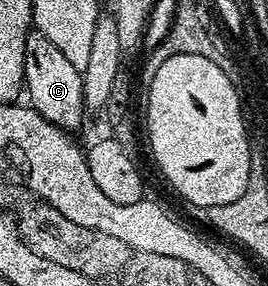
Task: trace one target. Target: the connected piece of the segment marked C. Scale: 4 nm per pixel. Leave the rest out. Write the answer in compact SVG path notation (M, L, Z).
M38 32L28 34L25 40L25 64L23 65L23 86L25 94L31 97L30 105L39 113L44 123L60 126L68 132L83 122L83 74L69 64L61 48L49 40L49 36Z

